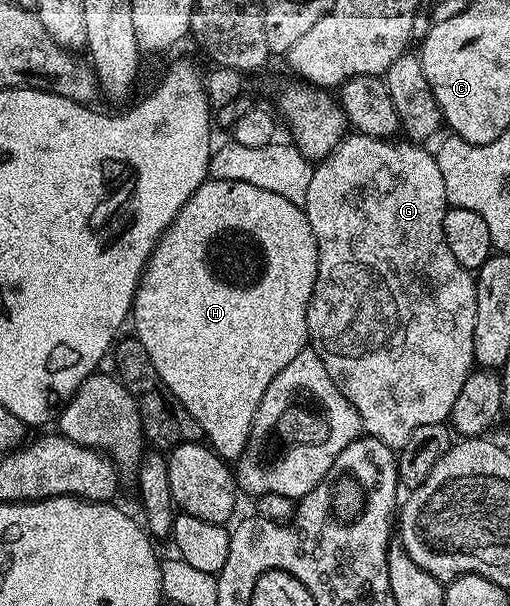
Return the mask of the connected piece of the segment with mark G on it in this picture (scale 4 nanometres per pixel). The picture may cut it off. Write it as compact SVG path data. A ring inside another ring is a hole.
M356 131L350 132L336 145L328 155L314 168L311 183L307 187L304 210L315 231L317 240L317 278L307 311L307 327L311 347L323 359L327 375L334 387L345 396L361 416L362 430L368 436L387 443L395 451L407 443L407 435L415 427L427 427L427 423L445 423L449 413L455 407L463 383L474 372L473 340L475 339L475 311L477 310L477 283L474 274L465 269L451 255L447 239L443 239L443 215L447 208L447 187L443 187L443 175L439 163L428 148L405 139L386 139L368 137Z

